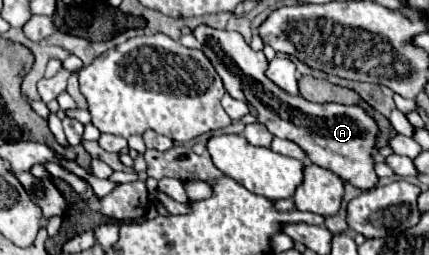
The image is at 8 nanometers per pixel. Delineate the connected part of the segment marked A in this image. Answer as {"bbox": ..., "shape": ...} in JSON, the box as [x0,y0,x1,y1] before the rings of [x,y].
{"bbox":[194,25,378,189],"shape":[[[198,25],[194,37],[202,43],[204,55],[212,61],[214,69],[224,81],[226,91],[234,99],[242,99],[248,103],[250,113],[256,115],[260,123],[268,127],[274,137],[290,139],[298,143],[312,163],[318,167],[330,169],[342,179],[350,181],[358,189],[370,189],[376,185],[378,177],[374,173],[374,161],[370,157],[374,149],[374,139],[378,127],[368,113],[356,105],[338,105],[338,103],[310,103],[300,95],[288,95],[280,87],[276,87],[266,75],[268,61],[262,51],[252,51],[250,45],[236,31],[212,29],[208,25]]]}

